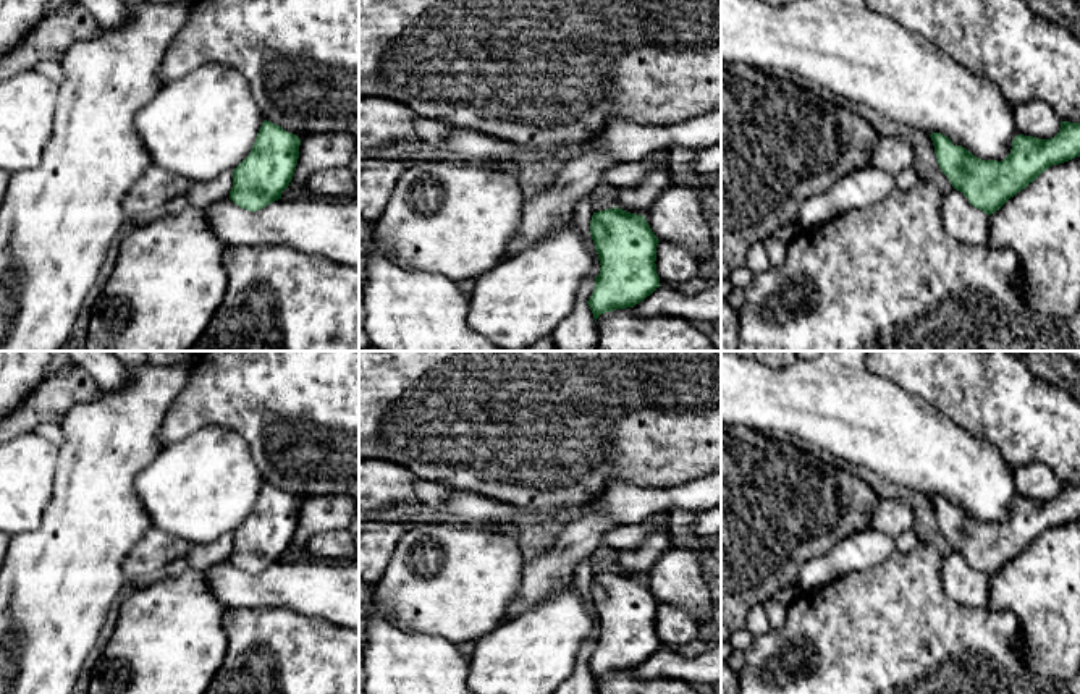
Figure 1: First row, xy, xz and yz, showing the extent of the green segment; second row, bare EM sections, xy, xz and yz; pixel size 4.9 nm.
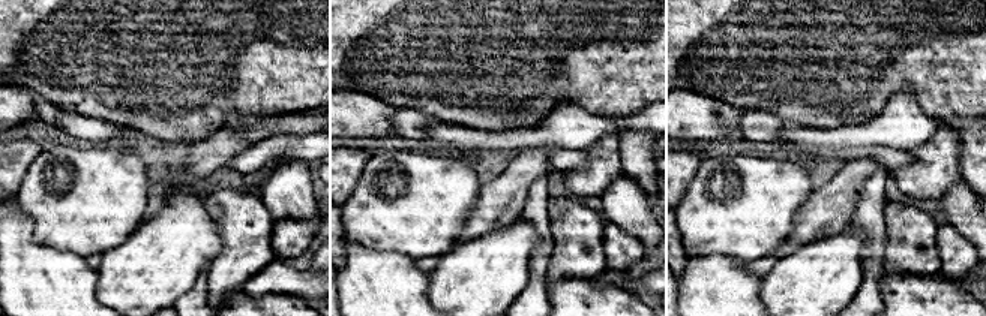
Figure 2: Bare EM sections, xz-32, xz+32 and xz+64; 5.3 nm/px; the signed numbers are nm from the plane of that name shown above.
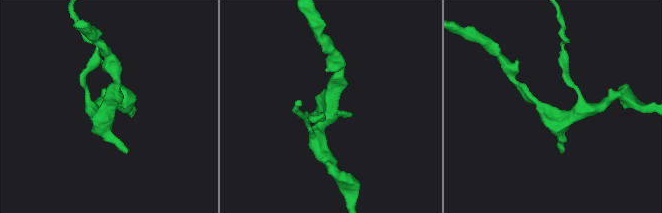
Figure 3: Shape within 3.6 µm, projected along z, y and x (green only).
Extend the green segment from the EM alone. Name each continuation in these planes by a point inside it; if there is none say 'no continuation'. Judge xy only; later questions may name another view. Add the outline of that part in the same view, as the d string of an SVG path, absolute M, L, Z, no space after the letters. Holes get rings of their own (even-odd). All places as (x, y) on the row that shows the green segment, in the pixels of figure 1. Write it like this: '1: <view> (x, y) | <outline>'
no continuation

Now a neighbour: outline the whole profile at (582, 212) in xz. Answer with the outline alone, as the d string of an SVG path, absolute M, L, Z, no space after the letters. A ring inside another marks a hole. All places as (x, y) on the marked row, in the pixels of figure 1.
M582 196L574 207L572 222L577 225L579 231L585 236L590 248L593 248L593 239L590 235L590 220L593 215L593 209L589 196Z

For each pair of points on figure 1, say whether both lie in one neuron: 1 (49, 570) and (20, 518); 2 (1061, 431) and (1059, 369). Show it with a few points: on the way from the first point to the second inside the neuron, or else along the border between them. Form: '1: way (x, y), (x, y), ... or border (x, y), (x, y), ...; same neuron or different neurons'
1: border (50, 499), (42, 521), (36, 528), (16, 534); different neurons
2: border (1027, 368), (1035, 376), (1063, 389); different neurons

